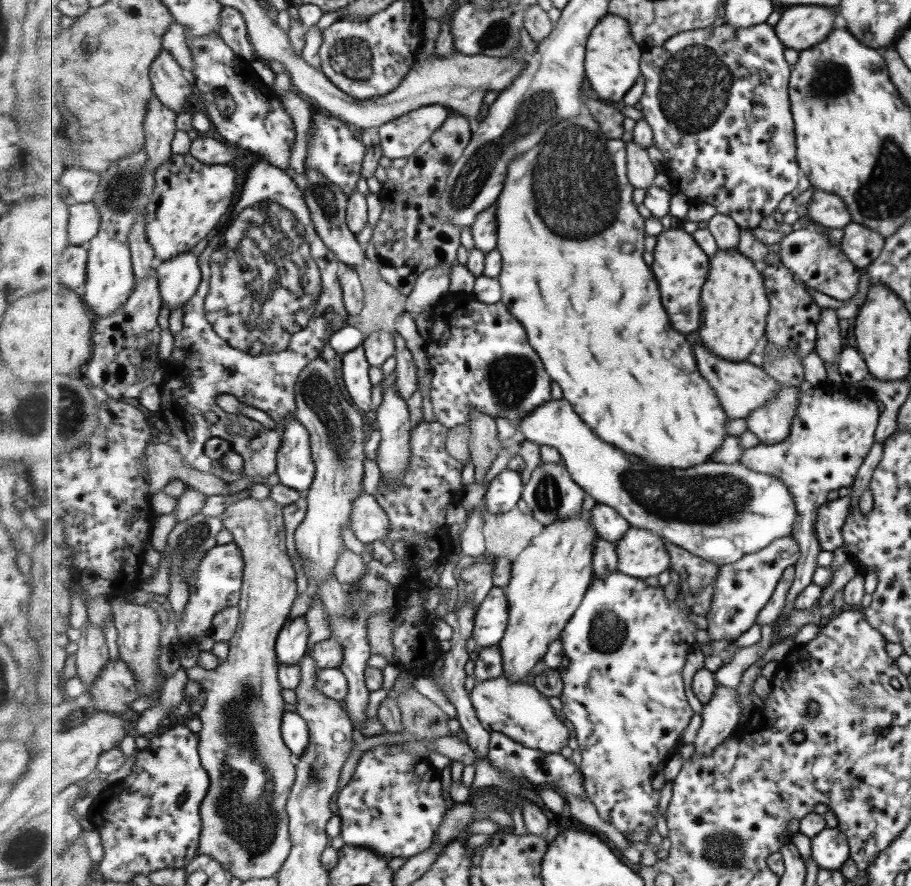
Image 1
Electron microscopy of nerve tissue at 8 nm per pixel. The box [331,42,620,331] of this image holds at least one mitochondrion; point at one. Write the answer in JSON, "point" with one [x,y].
{"point":[536,111]}

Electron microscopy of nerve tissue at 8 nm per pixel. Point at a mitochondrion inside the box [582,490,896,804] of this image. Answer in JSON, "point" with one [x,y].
{"point":[860,691]}

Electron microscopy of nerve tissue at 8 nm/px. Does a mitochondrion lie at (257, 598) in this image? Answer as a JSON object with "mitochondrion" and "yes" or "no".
{"mitochondrion":"no"}

